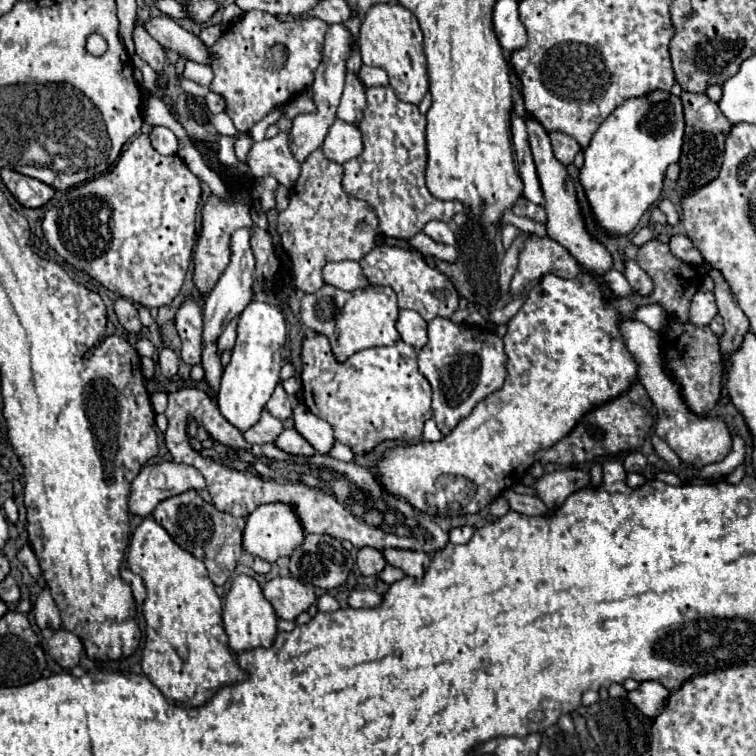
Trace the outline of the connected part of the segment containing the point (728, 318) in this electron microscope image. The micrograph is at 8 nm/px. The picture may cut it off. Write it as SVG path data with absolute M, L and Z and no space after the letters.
M711 268L709 276L715 282L715 288L713 288L715 302L717 302L719 314L725 320L725 334L721 338L721 352L729 354L735 348L739 348L739 344L743 340L743 334L749 330L749 320L747 320L745 312L741 310L741 306L737 304L735 294L731 292L731 288L729 288L727 280L723 278L721 270Z

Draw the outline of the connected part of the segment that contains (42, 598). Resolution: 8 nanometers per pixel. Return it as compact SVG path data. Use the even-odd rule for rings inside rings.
M43 588L35 600L33 606L33 616L35 616L35 624L43 630L43 628L51 628L51 630L59 630L61 628L61 616L59 616L59 608L49 592L49 588Z

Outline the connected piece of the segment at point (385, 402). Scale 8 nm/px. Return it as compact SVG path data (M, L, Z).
M315 334L313 338L303 340L301 362L303 362L301 380L305 404L309 406L311 412L329 422L335 432L335 440L349 446L355 454L369 452L383 440L403 440L403 442L421 440L423 424L433 416L431 386L417 368L417 350L413 346L405 344L403 340L397 340L387 348L361 350L349 356L345 362L337 362L331 352L329 340L323 334Z

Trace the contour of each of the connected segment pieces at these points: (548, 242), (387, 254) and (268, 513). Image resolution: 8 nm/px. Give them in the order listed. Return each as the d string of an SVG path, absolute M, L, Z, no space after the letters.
M525 234L523 248L519 252L519 264L511 280L511 294L517 296L537 282L545 274L555 274L559 278L575 278L579 274L577 260L559 242L549 236L541 238L535 234Z
M375 246L363 260L359 262L365 276L369 278L369 284L373 286L391 286L397 294L399 308L411 308L417 310L427 322L431 322L435 316L451 316L459 308L459 294L451 280L439 272L437 268L429 266L417 252L409 252L405 248L397 246Z
M263 504L257 506L249 518L247 518L247 526L243 530L243 548L245 552L263 558L267 562L275 562L281 556L289 556L295 548L299 548L303 544L305 538L305 530L301 524L301 518L297 516L295 508L291 504Z

